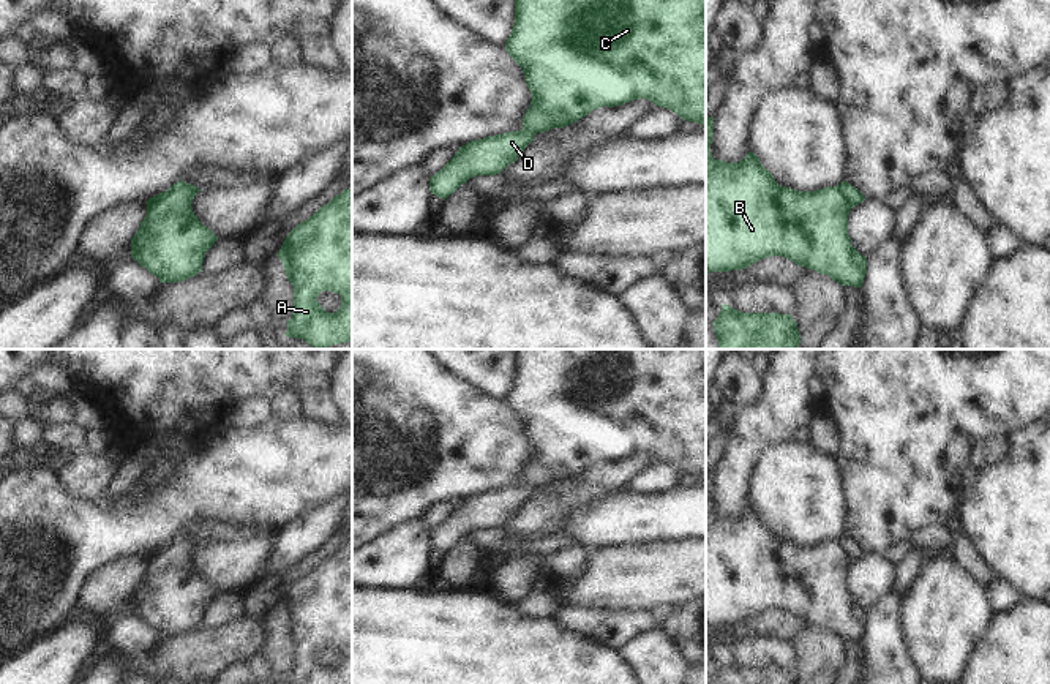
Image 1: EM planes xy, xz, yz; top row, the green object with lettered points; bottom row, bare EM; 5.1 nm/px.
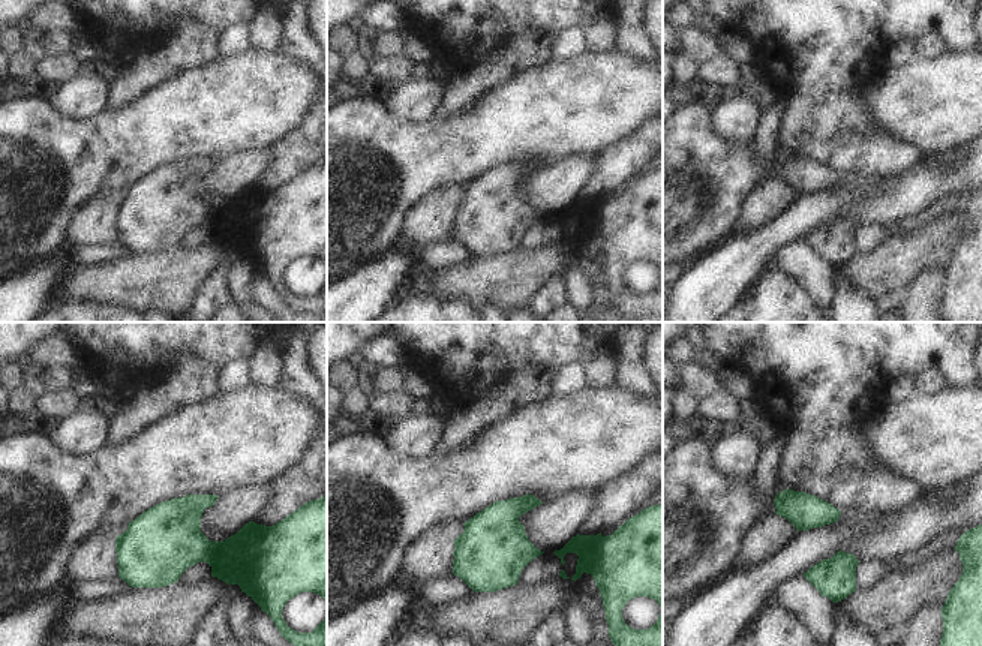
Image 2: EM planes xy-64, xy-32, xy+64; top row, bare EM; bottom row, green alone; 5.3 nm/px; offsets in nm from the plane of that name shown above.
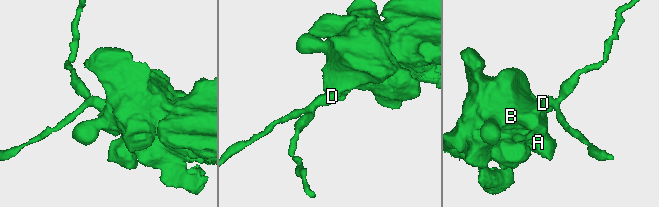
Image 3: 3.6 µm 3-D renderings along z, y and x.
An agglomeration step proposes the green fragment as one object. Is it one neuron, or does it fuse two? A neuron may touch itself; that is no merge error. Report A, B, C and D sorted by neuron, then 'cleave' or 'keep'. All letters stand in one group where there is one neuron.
A B C / D | cleave

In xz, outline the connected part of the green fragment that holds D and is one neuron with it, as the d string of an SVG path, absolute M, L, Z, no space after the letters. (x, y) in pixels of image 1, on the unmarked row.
M523 482L467 496L439 526L431 529L431 548L445 554L475 529L501 528L518 513L519 507L534 494L534 490L532 485Z

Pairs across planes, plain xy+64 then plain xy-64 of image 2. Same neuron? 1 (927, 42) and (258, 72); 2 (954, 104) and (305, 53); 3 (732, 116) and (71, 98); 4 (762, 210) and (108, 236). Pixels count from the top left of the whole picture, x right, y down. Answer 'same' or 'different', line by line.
1: different
2: different
3: same
4: same

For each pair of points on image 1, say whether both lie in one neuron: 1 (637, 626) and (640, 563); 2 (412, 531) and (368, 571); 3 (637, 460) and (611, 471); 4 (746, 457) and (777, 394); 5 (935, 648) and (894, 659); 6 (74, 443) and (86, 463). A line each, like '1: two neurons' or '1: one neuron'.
1: two neurons
2: one neuron
3: one neuron
4: one neuron
5: two neurons
6: two neurons

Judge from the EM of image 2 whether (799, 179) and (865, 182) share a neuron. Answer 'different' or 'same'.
same

